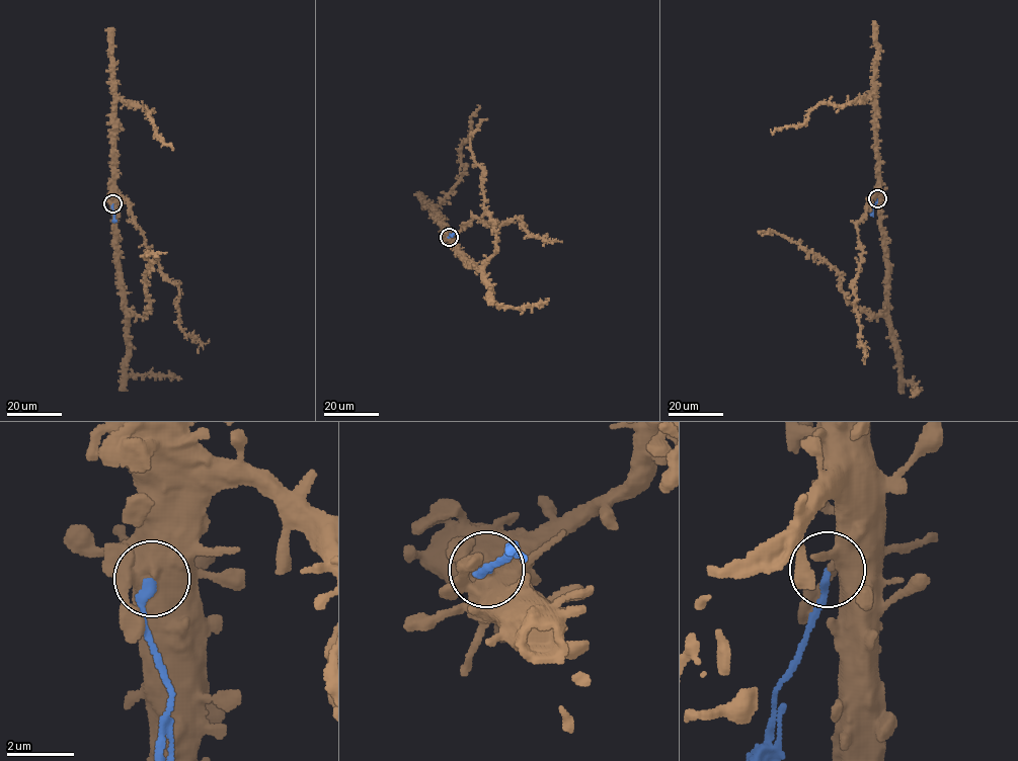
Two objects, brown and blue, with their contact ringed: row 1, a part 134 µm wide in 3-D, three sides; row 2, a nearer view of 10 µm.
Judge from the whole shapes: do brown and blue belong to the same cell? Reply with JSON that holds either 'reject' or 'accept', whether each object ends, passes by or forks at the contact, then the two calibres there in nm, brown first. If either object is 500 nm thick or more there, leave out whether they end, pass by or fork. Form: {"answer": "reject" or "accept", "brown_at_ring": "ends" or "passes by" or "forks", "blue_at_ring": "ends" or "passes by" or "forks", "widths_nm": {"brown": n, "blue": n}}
{"answer": "reject", "brown_at_ring": "passes by", "blue_at_ring": "ends", "widths_nm": {"brown": 440, "blue": 240}}

